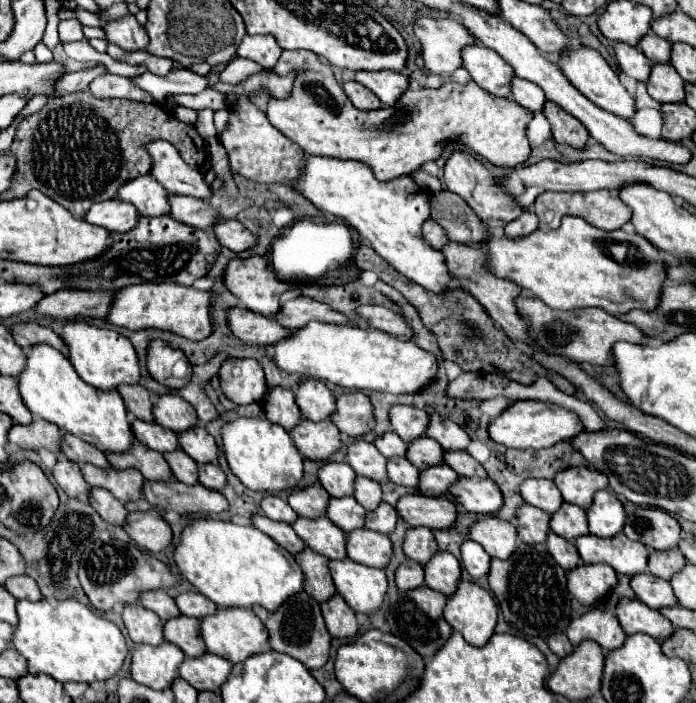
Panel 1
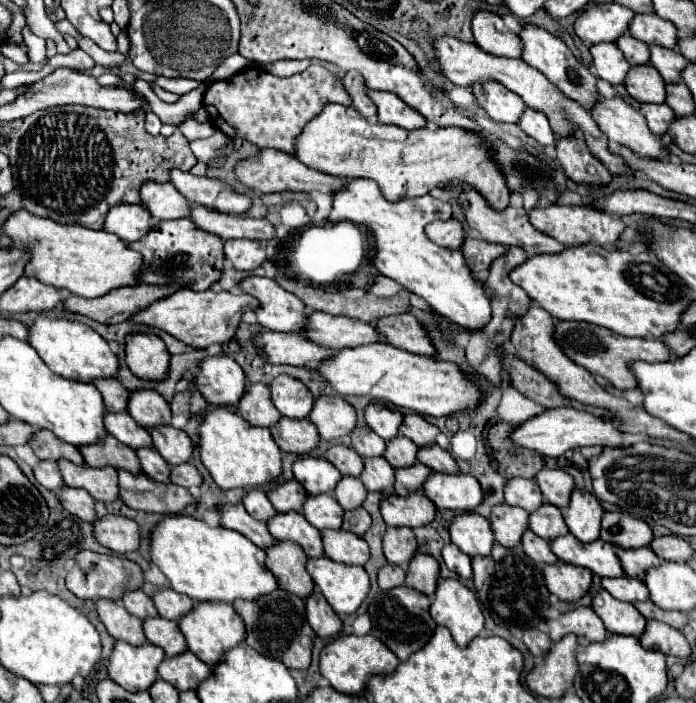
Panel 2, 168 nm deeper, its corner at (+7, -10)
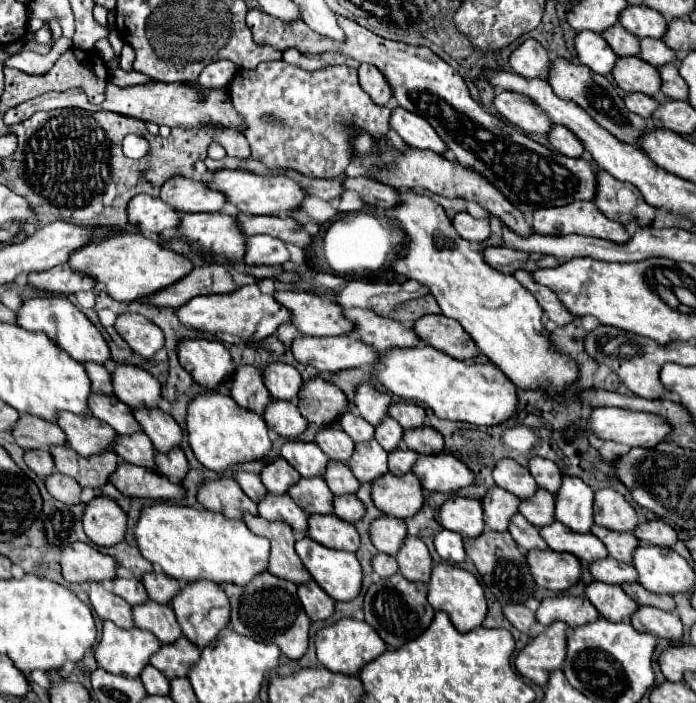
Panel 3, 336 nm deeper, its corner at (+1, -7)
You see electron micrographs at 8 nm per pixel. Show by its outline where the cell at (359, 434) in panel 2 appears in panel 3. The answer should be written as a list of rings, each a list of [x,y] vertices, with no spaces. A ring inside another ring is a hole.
[[[345,411],[339,417],[339,423],[355,443],[365,443],[365,441],[375,439],[375,427],[371,423],[367,423],[363,417],[359,417],[357,413]]]

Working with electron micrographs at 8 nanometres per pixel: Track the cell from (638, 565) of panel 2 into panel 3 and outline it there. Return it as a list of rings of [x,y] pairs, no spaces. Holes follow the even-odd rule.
[[[597,525],[591,531],[593,531],[593,535],[597,535],[605,543],[605,547],[613,559],[631,565],[631,555],[635,551],[635,547],[639,547],[639,539],[635,539],[633,533],[607,531],[607,529],[597,527]]]

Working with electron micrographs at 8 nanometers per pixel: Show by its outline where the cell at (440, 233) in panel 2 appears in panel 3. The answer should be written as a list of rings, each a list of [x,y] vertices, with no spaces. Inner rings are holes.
[[[457,213],[453,217],[455,231],[467,241],[485,241],[489,237],[489,219],[473,219],[469,213]]]

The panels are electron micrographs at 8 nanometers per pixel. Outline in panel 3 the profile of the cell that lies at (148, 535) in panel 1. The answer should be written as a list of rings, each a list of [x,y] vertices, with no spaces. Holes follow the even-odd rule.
[[[95,497],[87,503],[83,529],[87,537],[99,547],[111,547],[127,535],[127,515],[109,497]]]

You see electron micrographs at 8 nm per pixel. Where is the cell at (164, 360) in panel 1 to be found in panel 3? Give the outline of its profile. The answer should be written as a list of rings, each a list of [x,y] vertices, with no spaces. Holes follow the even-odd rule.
[[[119,315],[115,321],[115,331],[129,343],[135,353],[147,361],[151,361],[155,353],[165,345],[163,331],[143,315]]]

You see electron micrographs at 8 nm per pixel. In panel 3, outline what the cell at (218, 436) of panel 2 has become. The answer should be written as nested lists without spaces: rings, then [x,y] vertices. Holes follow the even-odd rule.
[[[207,391],[191,401],[187,407],[187,433],[189,445],[199,463],[219,475],[233,465],[261,461],[273,449],[269,427],[263,423],[263,417],[239,407],[231,397],[221,395],[219,391]]]

